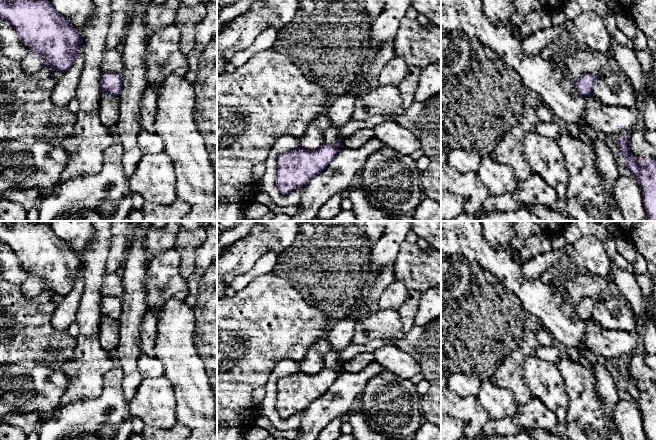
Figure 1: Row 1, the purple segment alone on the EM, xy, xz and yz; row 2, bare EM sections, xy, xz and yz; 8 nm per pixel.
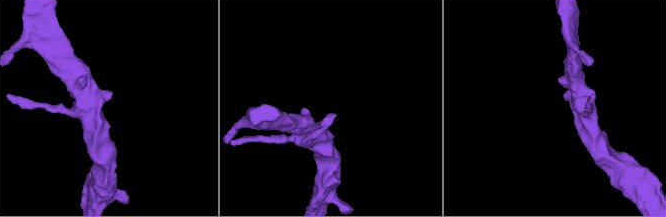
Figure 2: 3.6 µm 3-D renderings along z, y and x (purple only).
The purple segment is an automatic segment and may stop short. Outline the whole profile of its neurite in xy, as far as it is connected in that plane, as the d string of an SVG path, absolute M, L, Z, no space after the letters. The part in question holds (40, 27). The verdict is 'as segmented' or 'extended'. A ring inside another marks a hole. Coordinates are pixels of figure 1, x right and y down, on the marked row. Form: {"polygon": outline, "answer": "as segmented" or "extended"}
{"polygon": "M0 0L0 17L12 25L22 43L33 53L44 56L44 65L65 73L75 63L82 36L66 17L54 9L50 1Z", "answer": "as segmented"}

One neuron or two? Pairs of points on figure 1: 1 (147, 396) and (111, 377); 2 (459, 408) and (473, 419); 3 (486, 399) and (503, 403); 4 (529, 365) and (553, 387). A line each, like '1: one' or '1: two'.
1: two
2: one
3: one
4: one

